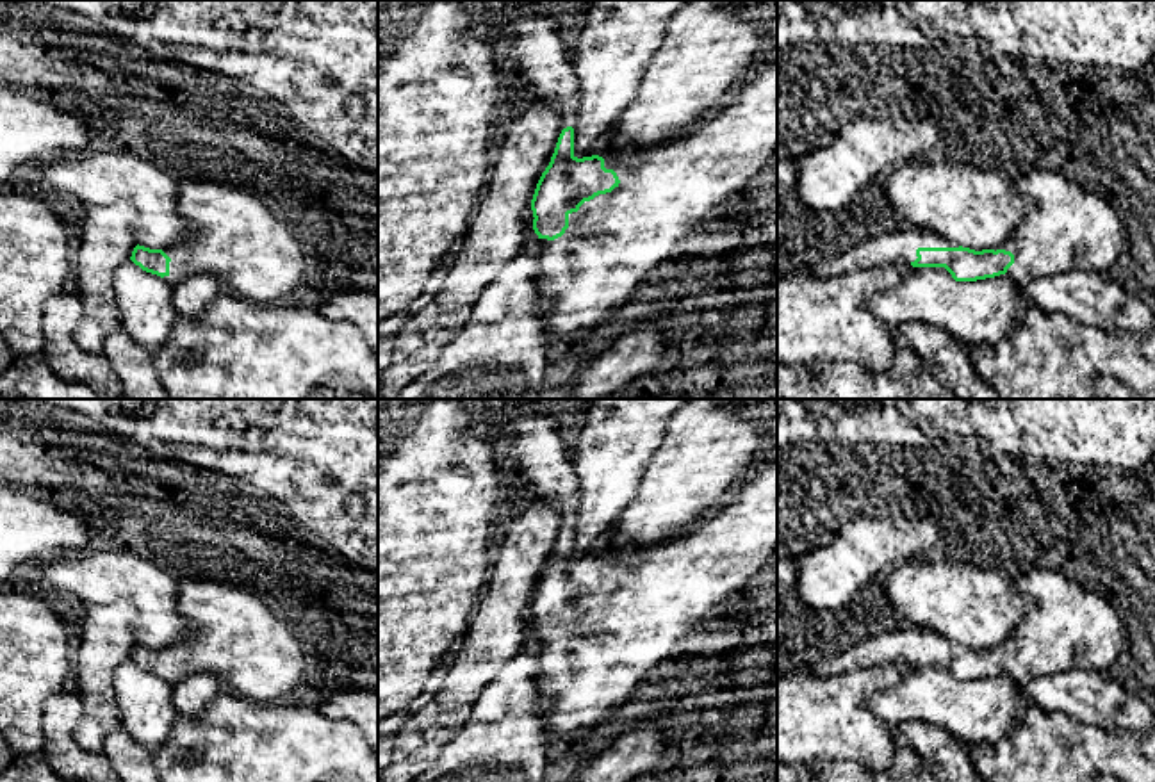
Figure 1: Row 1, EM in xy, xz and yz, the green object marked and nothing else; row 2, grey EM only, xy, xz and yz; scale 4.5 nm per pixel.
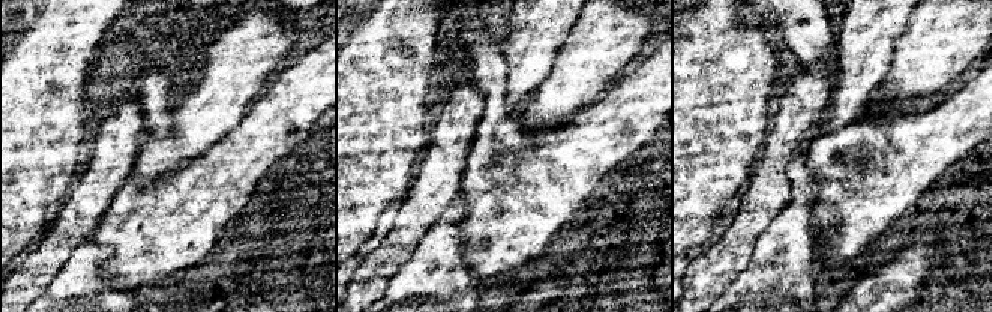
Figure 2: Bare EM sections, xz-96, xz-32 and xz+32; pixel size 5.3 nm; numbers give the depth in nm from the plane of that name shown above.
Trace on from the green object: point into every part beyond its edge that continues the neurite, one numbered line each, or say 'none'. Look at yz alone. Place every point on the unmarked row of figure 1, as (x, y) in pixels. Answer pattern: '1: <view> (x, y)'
1: yz (1066, 627)
2: yz (899, 645)

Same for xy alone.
1: xy (232, 635)

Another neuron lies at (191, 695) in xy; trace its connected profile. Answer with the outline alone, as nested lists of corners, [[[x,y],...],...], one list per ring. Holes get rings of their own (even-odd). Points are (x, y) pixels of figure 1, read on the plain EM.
[[[207,672],[184,679],[173,686],[173,704],[178,716],[200,716],[221,689],[221,682]]]

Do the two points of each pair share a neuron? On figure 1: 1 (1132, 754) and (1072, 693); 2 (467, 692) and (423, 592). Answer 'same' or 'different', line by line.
1: different
2: different

